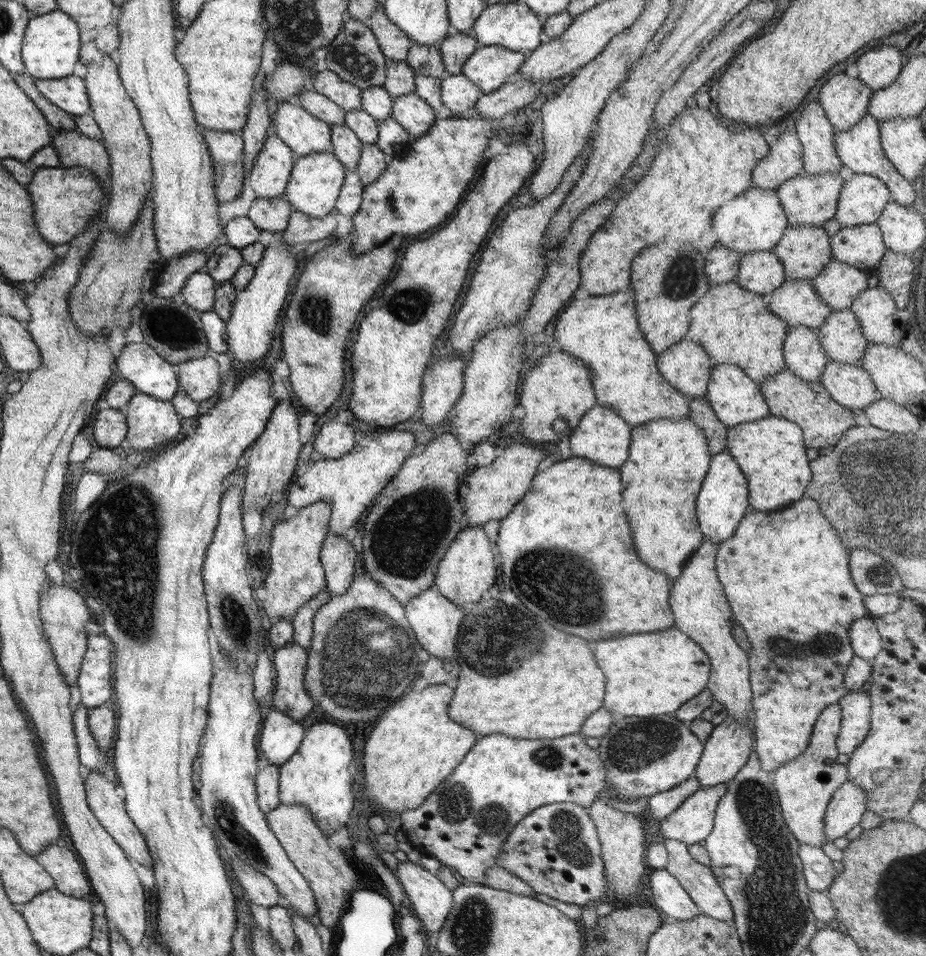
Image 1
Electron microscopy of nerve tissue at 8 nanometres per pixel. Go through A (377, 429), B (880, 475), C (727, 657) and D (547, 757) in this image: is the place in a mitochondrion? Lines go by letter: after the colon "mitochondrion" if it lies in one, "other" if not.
A: other
B: mitochondrion
C: other
D: mitochondrion

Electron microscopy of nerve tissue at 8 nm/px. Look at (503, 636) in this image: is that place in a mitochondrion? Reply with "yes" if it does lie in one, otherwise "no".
yes

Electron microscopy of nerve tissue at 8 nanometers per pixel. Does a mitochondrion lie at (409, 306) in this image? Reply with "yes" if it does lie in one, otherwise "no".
yes

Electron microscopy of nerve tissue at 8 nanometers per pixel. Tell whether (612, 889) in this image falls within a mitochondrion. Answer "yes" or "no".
no

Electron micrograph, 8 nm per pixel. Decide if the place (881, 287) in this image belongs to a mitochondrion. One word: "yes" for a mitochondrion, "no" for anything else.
no

